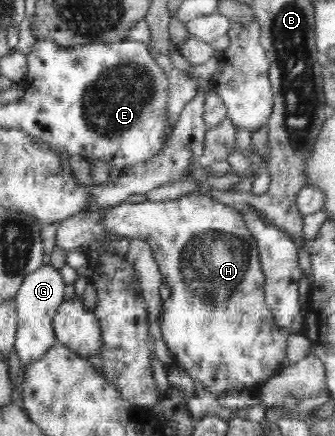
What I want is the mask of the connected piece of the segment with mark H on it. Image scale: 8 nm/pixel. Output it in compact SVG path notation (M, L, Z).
M194 193L166 201L125 201L107 208L99 225L103 225L105 232L149 243L163 282L171 289L171 297L162 304L160 317L163 342L177 359L179 367L191 378L199 380L217 398L233 389L251 393L259 391L266 380L287 363L287 341L290 336L275 325L267 307L264 292L266 280L257 243L238 206L215 202L207 195Z

